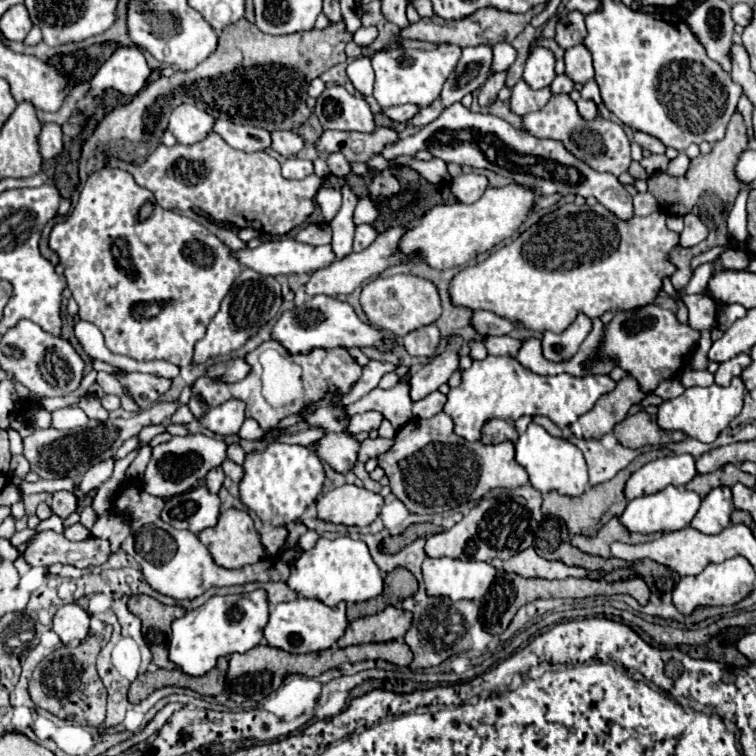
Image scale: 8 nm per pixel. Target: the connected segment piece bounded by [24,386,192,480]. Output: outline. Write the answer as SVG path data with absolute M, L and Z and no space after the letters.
M186 386L180 394L178 400L174 402L158 402L154 404L150 410L142 410L138 414L134 414L132 418L108 418L106 422L100 420L90 420L86 426L82 428L74 428L74 430L34 430L28 438L24 438L24 456L32 466L32 472L36 472L40 478L72 478L78 480L84 476L86 470L90 470L94 464L108 460L116 454L116 450L132 436L138 436L138 432L148 426L148 424L170 424L172 414L188 404L188 400L192 398L190 394L190 386Z

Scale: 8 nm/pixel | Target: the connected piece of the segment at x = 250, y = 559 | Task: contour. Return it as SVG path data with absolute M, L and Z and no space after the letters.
M230 508L220 514L218 524L212 528L206 528L198 534L198 540L210 550L214 562L222 568L242 568L246 564L254 564L264 558L264 548L260 544L260 536L254 530L252 518L236 508Z

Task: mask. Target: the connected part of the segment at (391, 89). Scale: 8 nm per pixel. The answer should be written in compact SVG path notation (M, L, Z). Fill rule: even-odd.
M442 44L432 52L426 50L390 50L390 52L378 52L372 58L372 66L376 72L376 84L374 84L374 98L382 108L400 106L400 104L418 104L428 106L436 96L440 96L440 88L444 80L450 76L452 68L456 66L456 60L460 58L460 48L452 44Z

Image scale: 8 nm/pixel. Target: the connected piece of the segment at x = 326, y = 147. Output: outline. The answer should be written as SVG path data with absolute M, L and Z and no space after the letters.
M378 128L374 134L358 134L358 132L338 132L324 130L316 142L316 150L320 154L342 152L346 160L352 162L368 162L372 156L382 154L384 146L398 142L398 132L392 128Z

